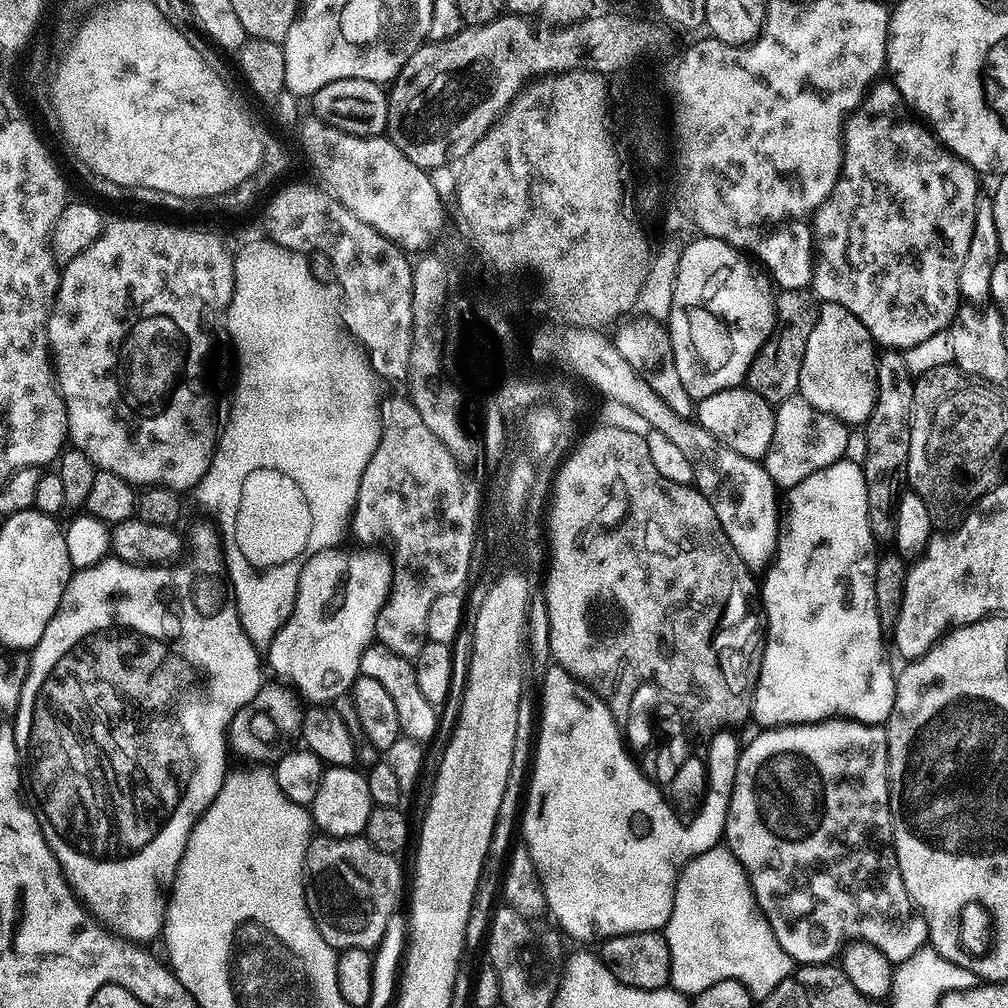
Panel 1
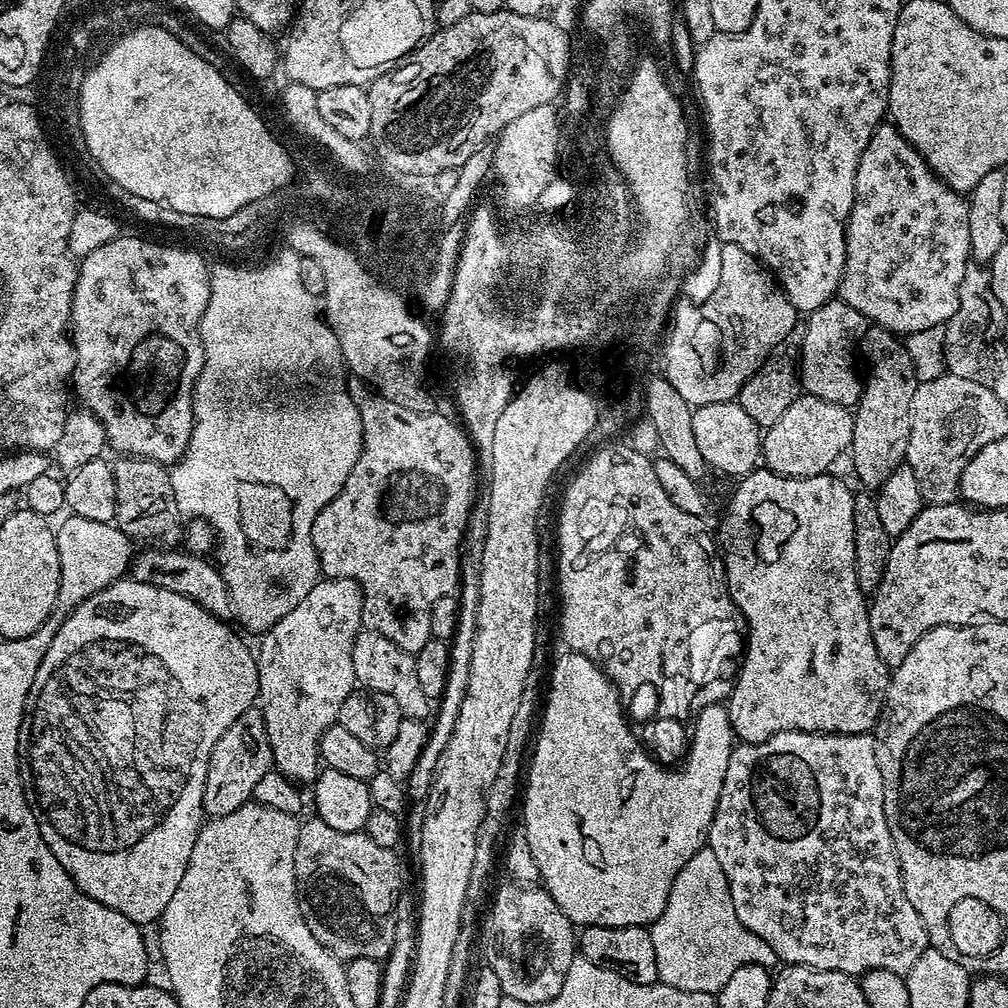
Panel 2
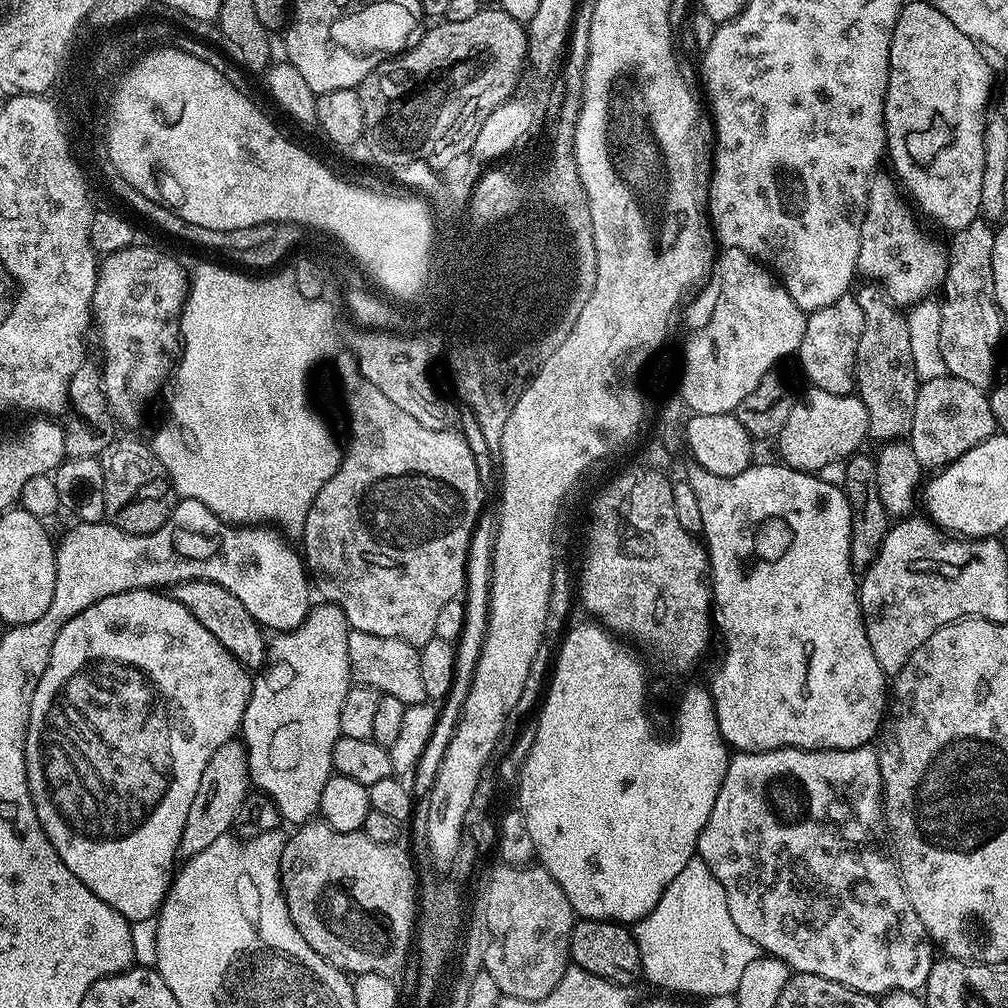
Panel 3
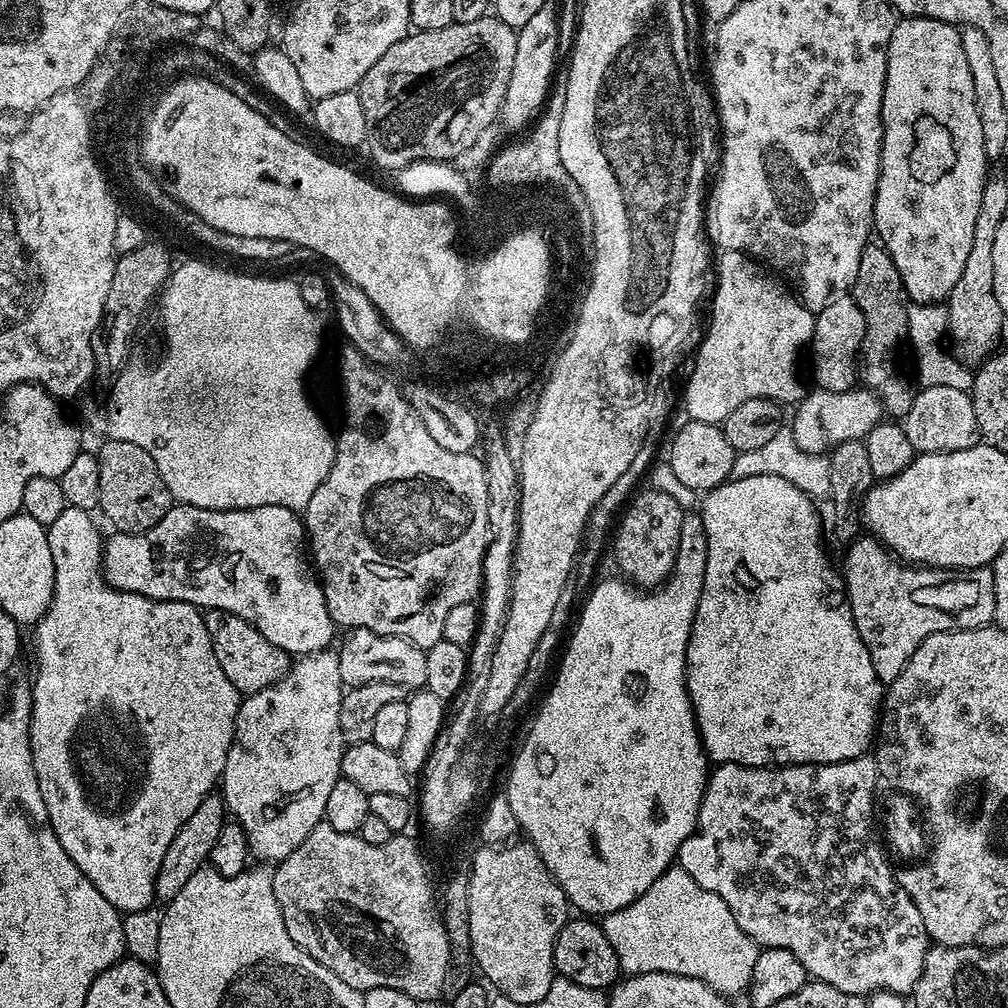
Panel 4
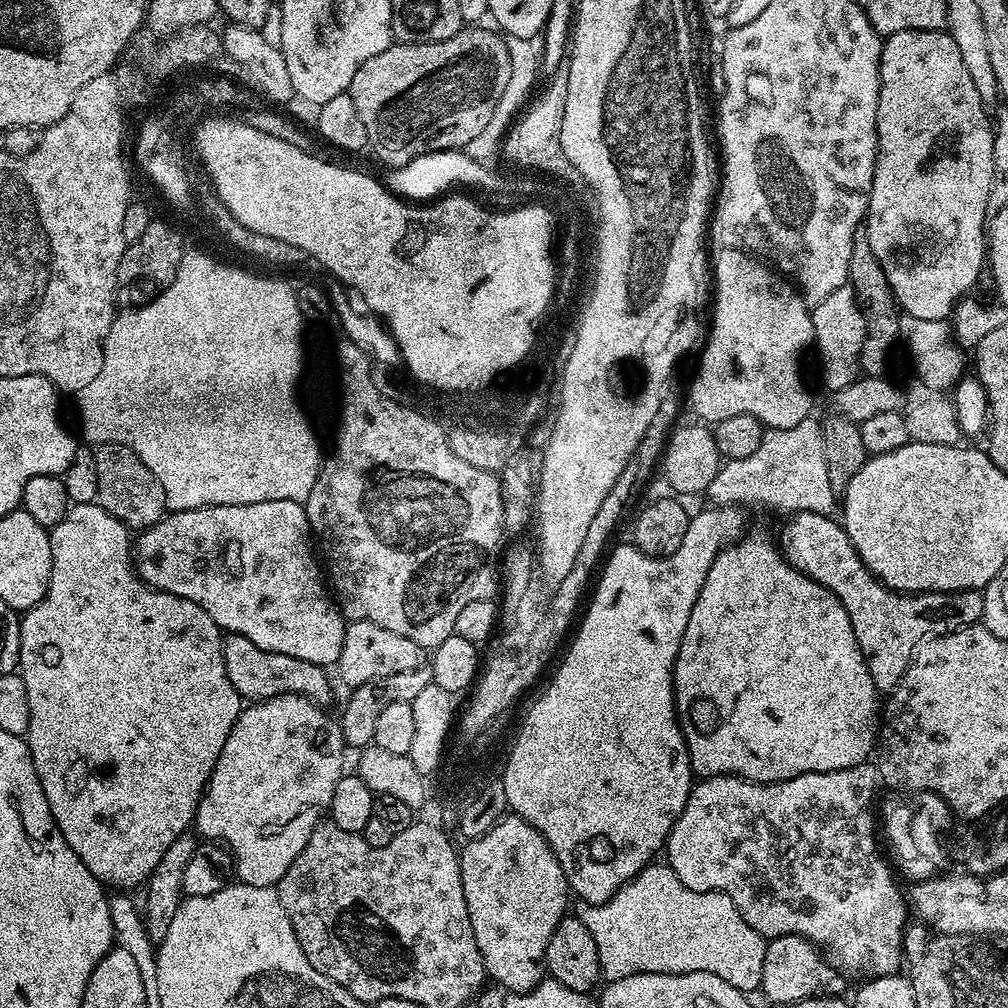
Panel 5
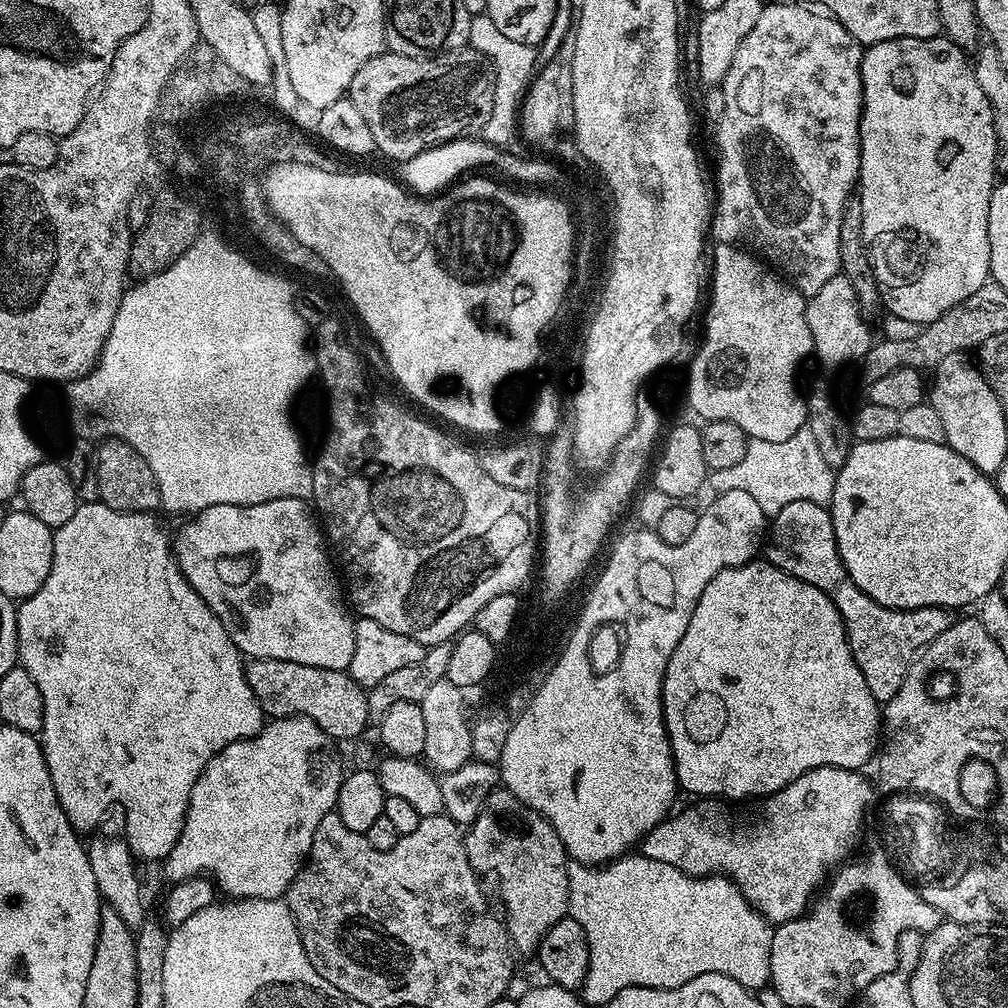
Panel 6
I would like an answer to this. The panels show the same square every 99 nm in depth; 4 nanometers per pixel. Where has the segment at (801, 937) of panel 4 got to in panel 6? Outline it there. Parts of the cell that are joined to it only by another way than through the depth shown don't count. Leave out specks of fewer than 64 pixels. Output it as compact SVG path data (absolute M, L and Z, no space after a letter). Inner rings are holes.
M815 768L806 774L802 774L794 782L790 782L782 790L778 790L773 796L767 797L760 808L760 817L757 820L738 820L732 812L727 812L723 803L712 798L704 798L699 802L692 802L689 808L684 808L680 813L669 815L658 826L654 826L640 840L638 845L639 855L646 858L654 858L658 862L666 862L685 872L688 876L726 876L732 883L736 884L740 893L750 901L757 912L761 912L765 920L773 925L785 924L788 920L793 920L807 913L814 897L825 887L826 881L853 855L856 843L860 840L860 827L864 824L864 815L868 812L868 807L872 804L872 784L864 777L863 771L855 768Z

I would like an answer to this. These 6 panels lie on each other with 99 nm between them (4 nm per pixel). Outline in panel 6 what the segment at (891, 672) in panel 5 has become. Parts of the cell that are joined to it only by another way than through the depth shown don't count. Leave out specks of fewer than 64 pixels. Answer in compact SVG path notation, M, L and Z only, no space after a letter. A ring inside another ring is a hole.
M794 501L788 506L782 507L776 515L773 515L770 520L770 531L766 536L766 559L778 570L790 572L797 576L802 582L810 582L810 586L818 586L818 590L822 590L834 602L834 606L838 610L838 614L844 623L844 632L848 636L848 645L852 651L854 662L858 666L858 670L862 670L862 678L866 678L866 686L870 686L870 694L874 694L877 704L883 706L890 702L890 698L894 698L894 694L898 694L898 686L902 686L902 682L906 678L908 668L912 664L914 657L930 642L934 642L934 638L938 638L938 634L942 634L945 630L950 630L954 619L953 613L947 608L887 608L878 602L874 602L874 598L870 598L870 594L866 594L858 586L854 586L854 578L850 578L850 574L846 570L846 566L842 562L842 558L838 554L838 542L834 538L834 522L832 521L831 511L823 504L815 504L812 501Z

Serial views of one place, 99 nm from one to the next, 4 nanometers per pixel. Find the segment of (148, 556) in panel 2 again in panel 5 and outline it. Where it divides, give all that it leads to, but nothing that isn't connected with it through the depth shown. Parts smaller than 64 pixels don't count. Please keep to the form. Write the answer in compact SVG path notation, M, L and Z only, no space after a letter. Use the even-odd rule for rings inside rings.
M225 635L224 661L230 686L234 686L240 697L248 702L269 700L282 694L300 694L324 706L332 696L332 684L321 665L306 662L302 658L290 658L290 654L274 654L270 650L262 650L262 646L254 646L250 638Z

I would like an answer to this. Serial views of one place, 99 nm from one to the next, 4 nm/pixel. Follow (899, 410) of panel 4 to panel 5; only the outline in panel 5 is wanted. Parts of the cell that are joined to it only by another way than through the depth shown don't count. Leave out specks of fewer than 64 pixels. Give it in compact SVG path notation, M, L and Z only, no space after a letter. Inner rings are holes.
M861 226L854 234L854 246L850 246L848 279L866 322L866 338L860 351L860 367L869 376L884 376L887 373L888 359L892 356L892 347L900 340L902 313L890 290L890 282L886 282L886 274L878 258L874 258L874 250L870 250L867 227Z

